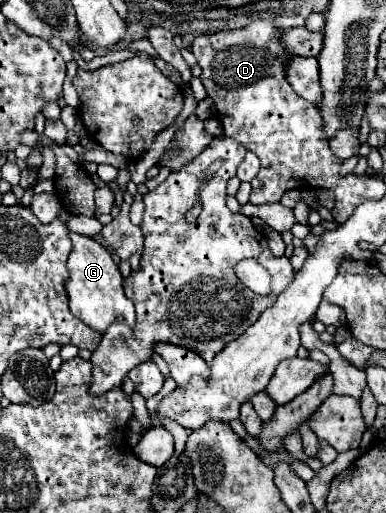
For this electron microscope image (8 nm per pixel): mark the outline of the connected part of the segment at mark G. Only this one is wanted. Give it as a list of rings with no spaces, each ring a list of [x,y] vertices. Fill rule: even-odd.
[[[69,233],[69,237],[73,243],[73,249],[67,259],[69,279],[65,283],[65,289],[67,289],[71,313],[79,317],[83,323],[87,323],[89,327],[95,327],[99,333],[103,333],[115,321],[117,315],[123,315],[129,325],[135,325],[133,303],[123,293],[123,277],[111,253],[101,243],[97,243],[95,239],[87,235]]]

